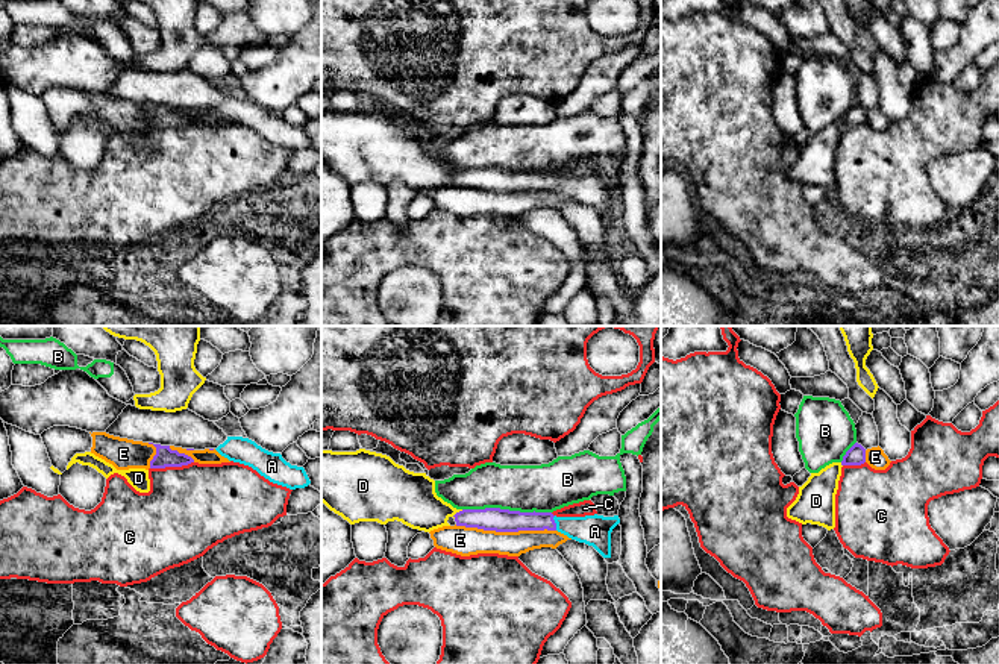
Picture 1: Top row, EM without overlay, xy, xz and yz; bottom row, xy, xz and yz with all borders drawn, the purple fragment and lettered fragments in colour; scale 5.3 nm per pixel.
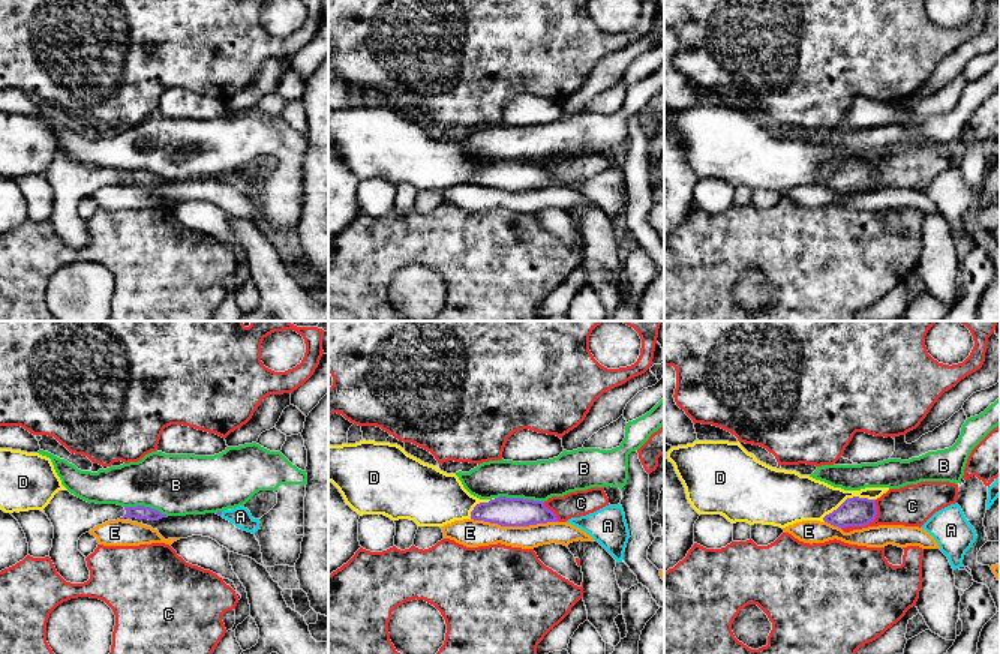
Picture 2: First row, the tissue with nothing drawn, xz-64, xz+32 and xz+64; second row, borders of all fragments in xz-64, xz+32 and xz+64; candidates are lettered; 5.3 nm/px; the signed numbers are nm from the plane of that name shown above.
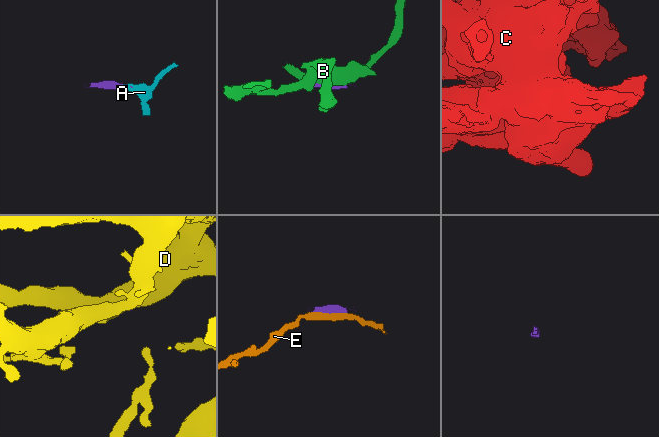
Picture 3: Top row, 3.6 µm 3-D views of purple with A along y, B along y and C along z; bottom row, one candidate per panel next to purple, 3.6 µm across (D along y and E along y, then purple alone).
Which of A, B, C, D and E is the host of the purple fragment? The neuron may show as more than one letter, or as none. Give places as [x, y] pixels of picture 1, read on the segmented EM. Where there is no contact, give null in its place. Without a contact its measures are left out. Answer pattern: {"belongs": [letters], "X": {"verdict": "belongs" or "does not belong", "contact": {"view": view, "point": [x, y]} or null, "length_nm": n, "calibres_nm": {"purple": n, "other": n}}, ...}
{"belongs": ["A"], "A": {"verdict": "belongs", "contact": {"view": "xz", "point": [555, 523]}, "length_nm": 80, "calibres_nm": {"purple": 110, "other": 160}}, "B": {"verdict": "does not belong", "contact": {"view": "xz", "point": [507, 510]}, "length_nm": 480, "calibres_nm": {"purple": 130, "other": 260}}, "C": {"verdict": "does not belong", "contact": {"view": "xy", "point": [172, 466]}, "length_nm": 240, "calibres_nm": {"purple": 100, "other": 460}}, "D": {"verdict": "does not belong", "contact": {"view": "xz", "point": [457, 513]}, "length_nm": 70, "calibres_nm": {"purple": 130, "other": 260}}, "E": {"verdict": "does not belong", "contact": {"view": "xz", "point": [505, 531]}, "length_nm": 550, "calibres_nm": {"purple": 130, "other": 150}}}

